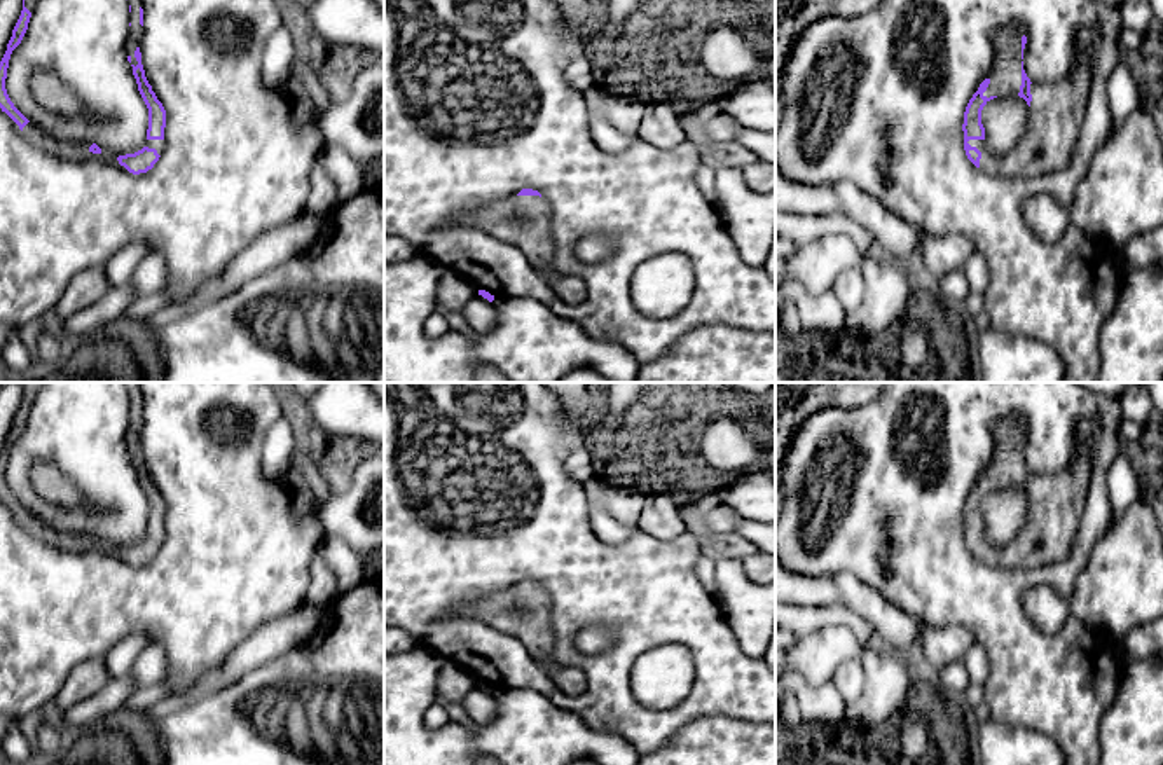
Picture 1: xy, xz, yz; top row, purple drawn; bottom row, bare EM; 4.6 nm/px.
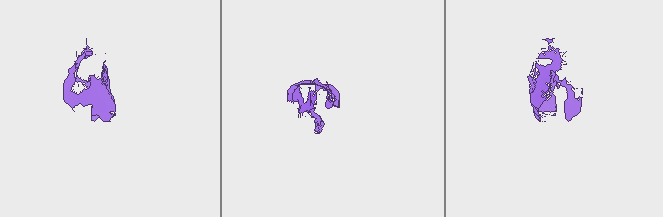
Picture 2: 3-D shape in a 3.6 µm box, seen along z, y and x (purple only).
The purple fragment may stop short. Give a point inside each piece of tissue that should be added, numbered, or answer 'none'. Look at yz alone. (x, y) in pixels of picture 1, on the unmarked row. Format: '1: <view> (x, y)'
1: yz (1006, 461)
2: yz (1053, 516)

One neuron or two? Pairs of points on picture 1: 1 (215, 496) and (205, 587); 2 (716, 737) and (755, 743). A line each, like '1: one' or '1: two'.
1: one
2: one

